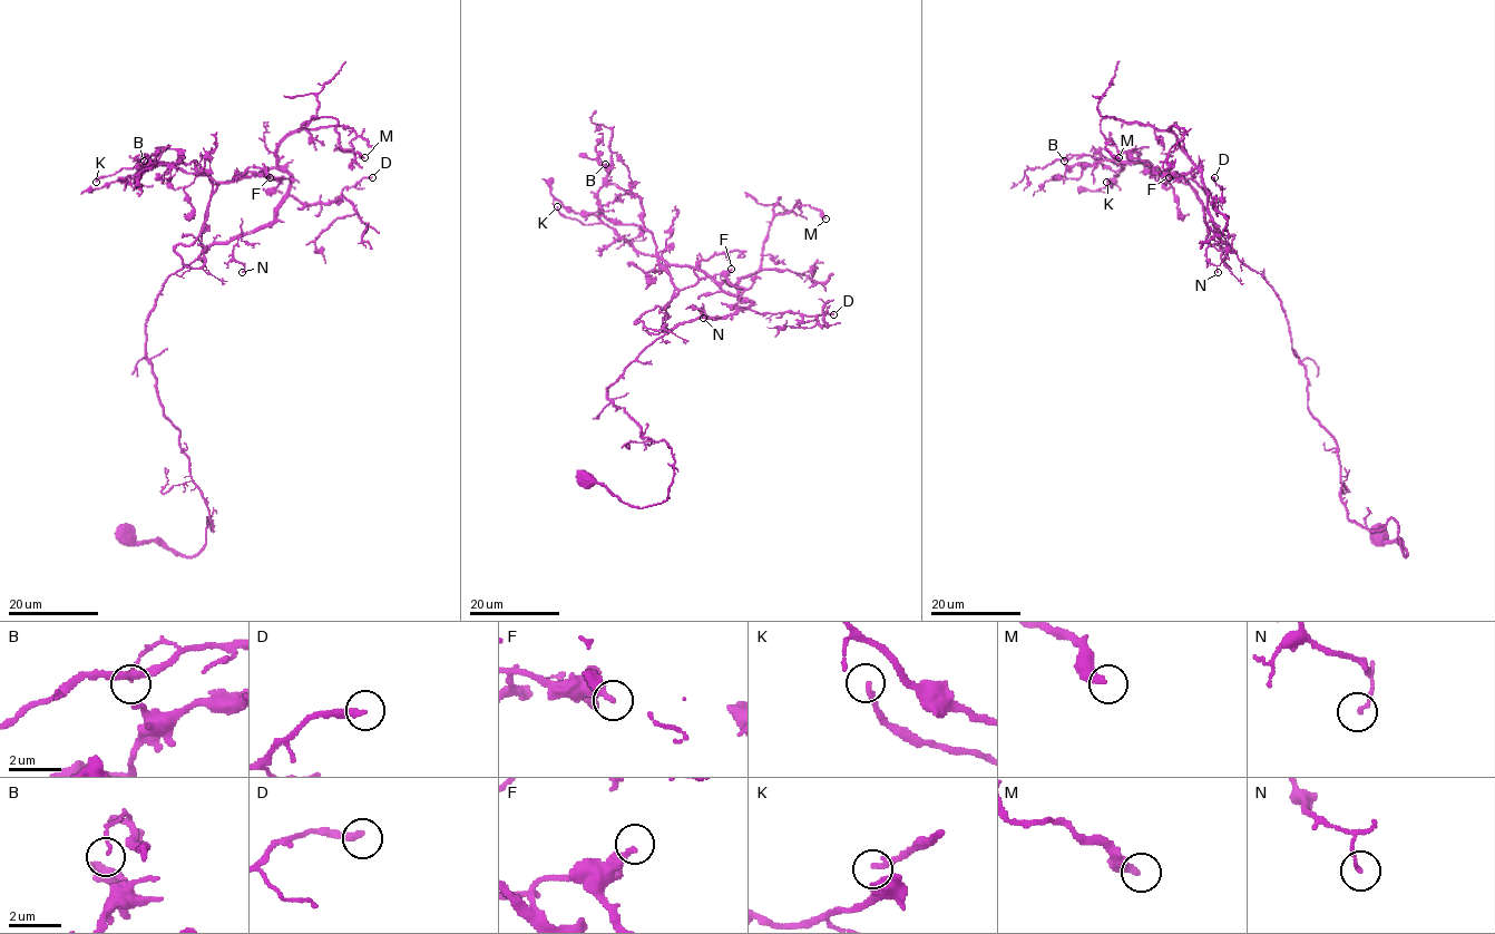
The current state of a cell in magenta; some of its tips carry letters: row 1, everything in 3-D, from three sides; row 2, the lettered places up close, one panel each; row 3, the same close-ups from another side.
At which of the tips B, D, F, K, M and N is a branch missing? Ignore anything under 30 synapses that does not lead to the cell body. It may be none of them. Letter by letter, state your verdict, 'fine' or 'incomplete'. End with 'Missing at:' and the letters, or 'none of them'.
B: fine
D: fine
F: fine
K: fine
M: fine
N: fine
Missing at: none of them

